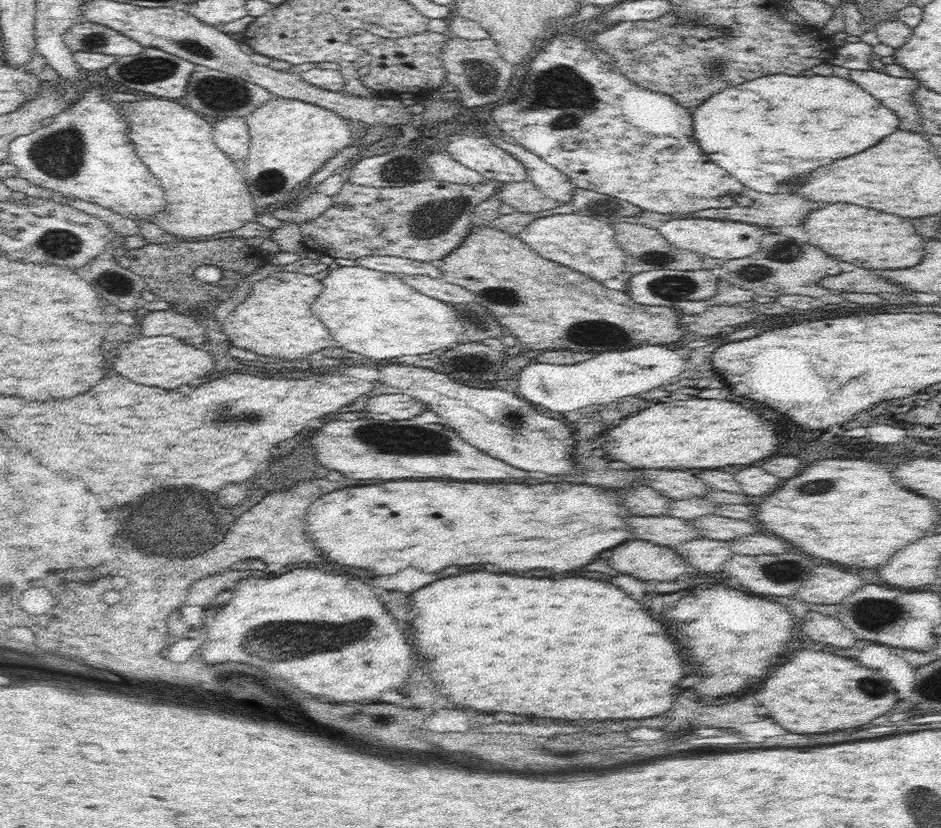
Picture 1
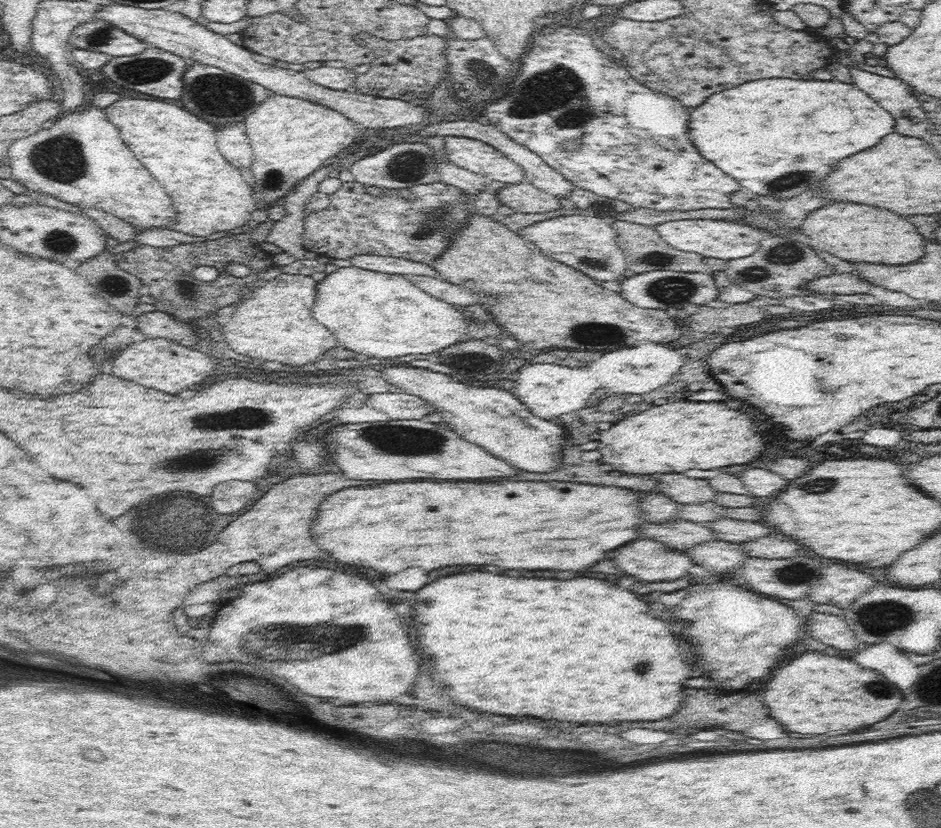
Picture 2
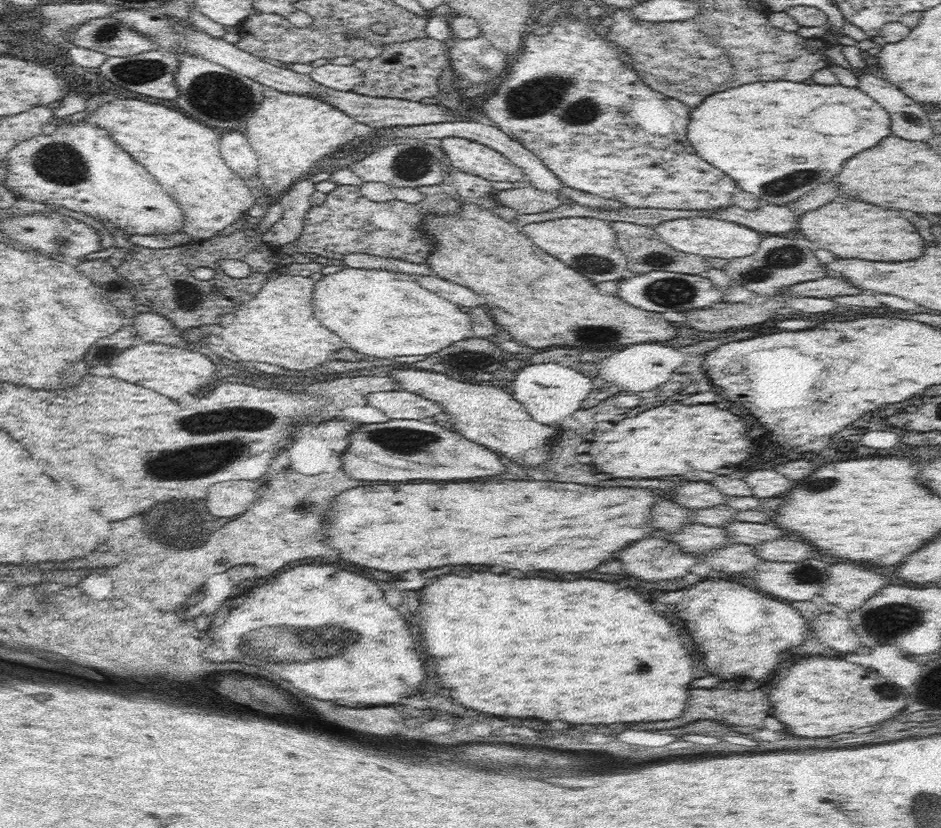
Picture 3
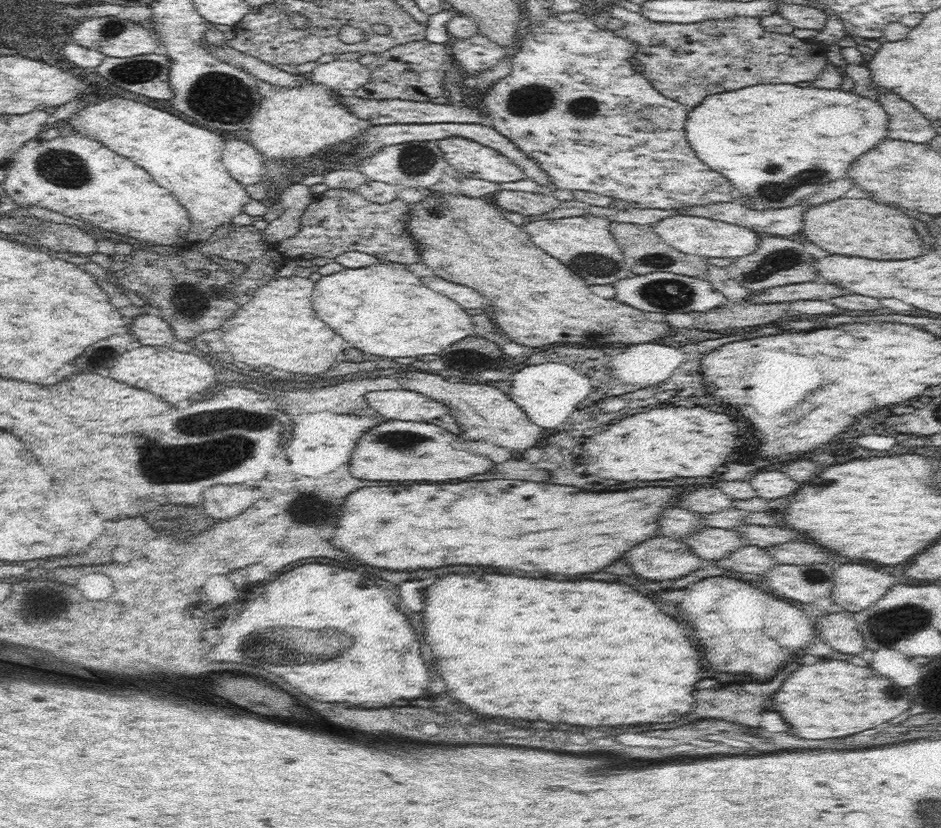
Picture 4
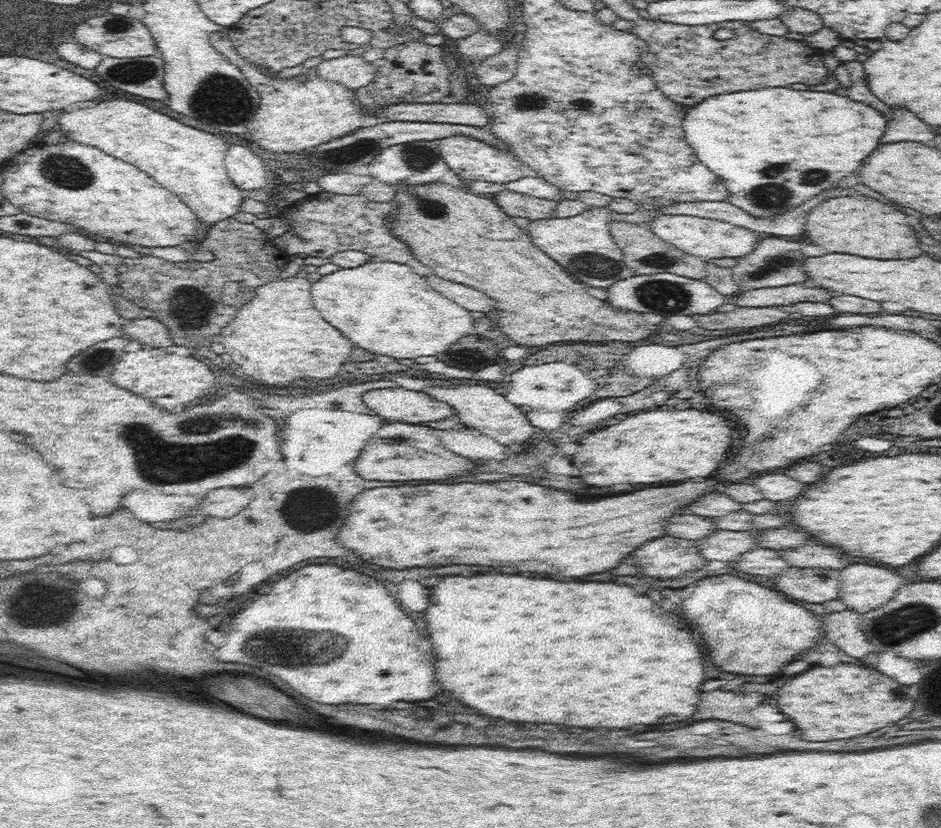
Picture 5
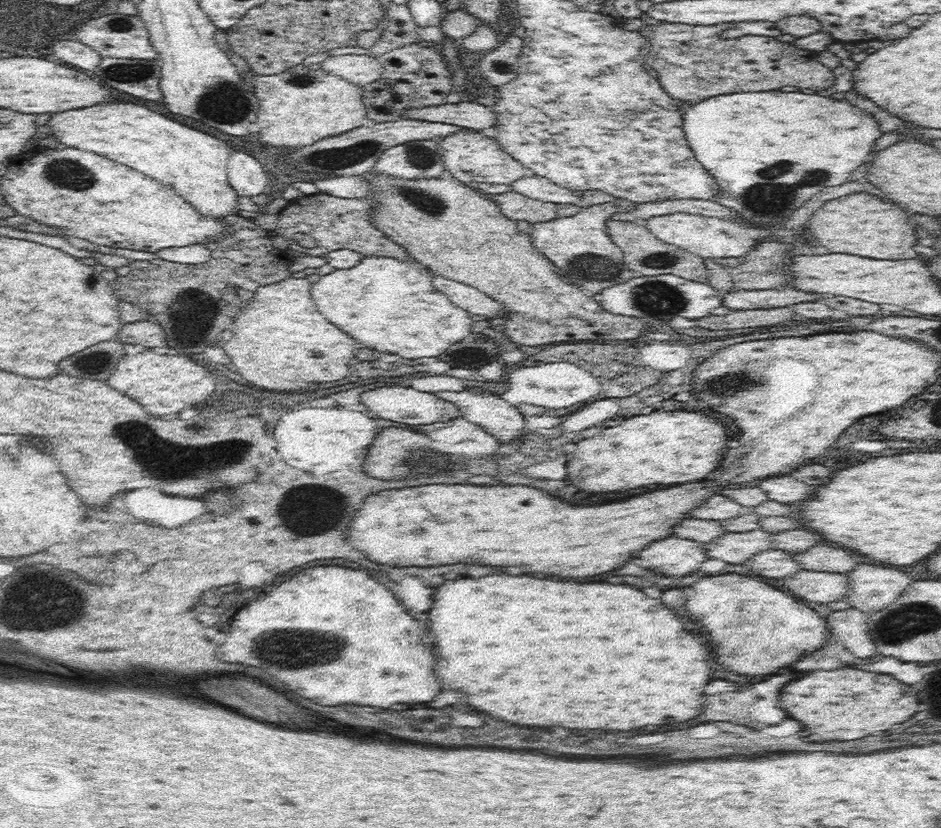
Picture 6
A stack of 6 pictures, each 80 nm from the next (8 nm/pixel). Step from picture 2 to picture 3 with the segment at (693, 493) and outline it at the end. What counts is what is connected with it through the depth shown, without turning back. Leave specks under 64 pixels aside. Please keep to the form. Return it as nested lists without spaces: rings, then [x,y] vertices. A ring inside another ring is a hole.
[[[683,481],[676,486],[672,501],[681,504],[688,509],[705,509],[711,506],[722,505],[725,502],[725,494],[718,490],[710,482]]]

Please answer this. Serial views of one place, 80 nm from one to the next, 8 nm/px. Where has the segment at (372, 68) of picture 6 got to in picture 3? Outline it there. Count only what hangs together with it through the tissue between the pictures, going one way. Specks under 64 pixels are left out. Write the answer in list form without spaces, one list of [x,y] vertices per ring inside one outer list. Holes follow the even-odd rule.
[[[327,63],[314,67],[309,75],[320,84],[328,88],[341,91],[352,91],[365,77],[365,72],[360,71],[355,65],[336,65]]]

